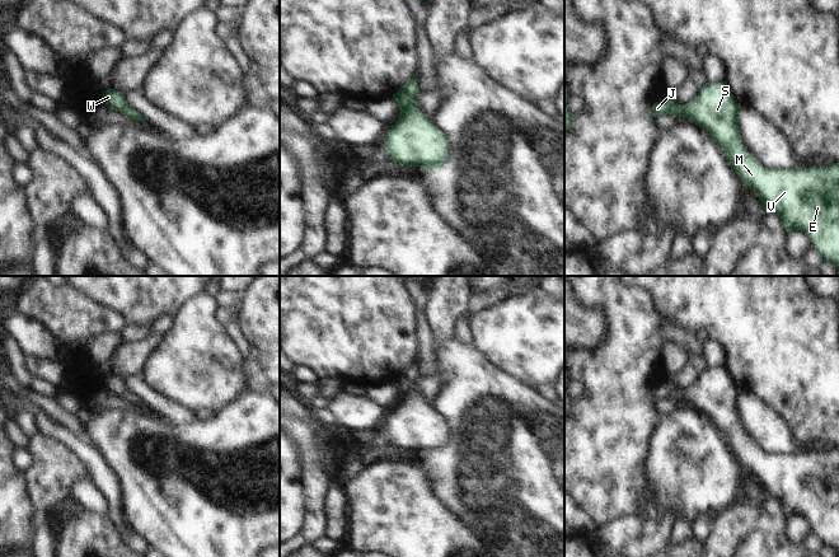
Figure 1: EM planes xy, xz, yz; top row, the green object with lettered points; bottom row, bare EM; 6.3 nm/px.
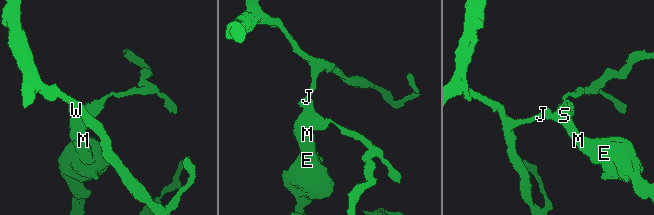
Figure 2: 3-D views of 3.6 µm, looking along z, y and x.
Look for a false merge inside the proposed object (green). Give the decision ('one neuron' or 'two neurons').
two neurons

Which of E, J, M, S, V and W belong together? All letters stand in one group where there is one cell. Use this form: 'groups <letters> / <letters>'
groups E M S V / J W

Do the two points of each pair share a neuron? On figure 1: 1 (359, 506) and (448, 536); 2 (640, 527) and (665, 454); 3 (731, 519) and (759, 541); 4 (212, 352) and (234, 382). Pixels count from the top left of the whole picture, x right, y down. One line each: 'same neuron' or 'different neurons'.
1: same neuron
2: different neurons
3: different neurons
4: same neuron

